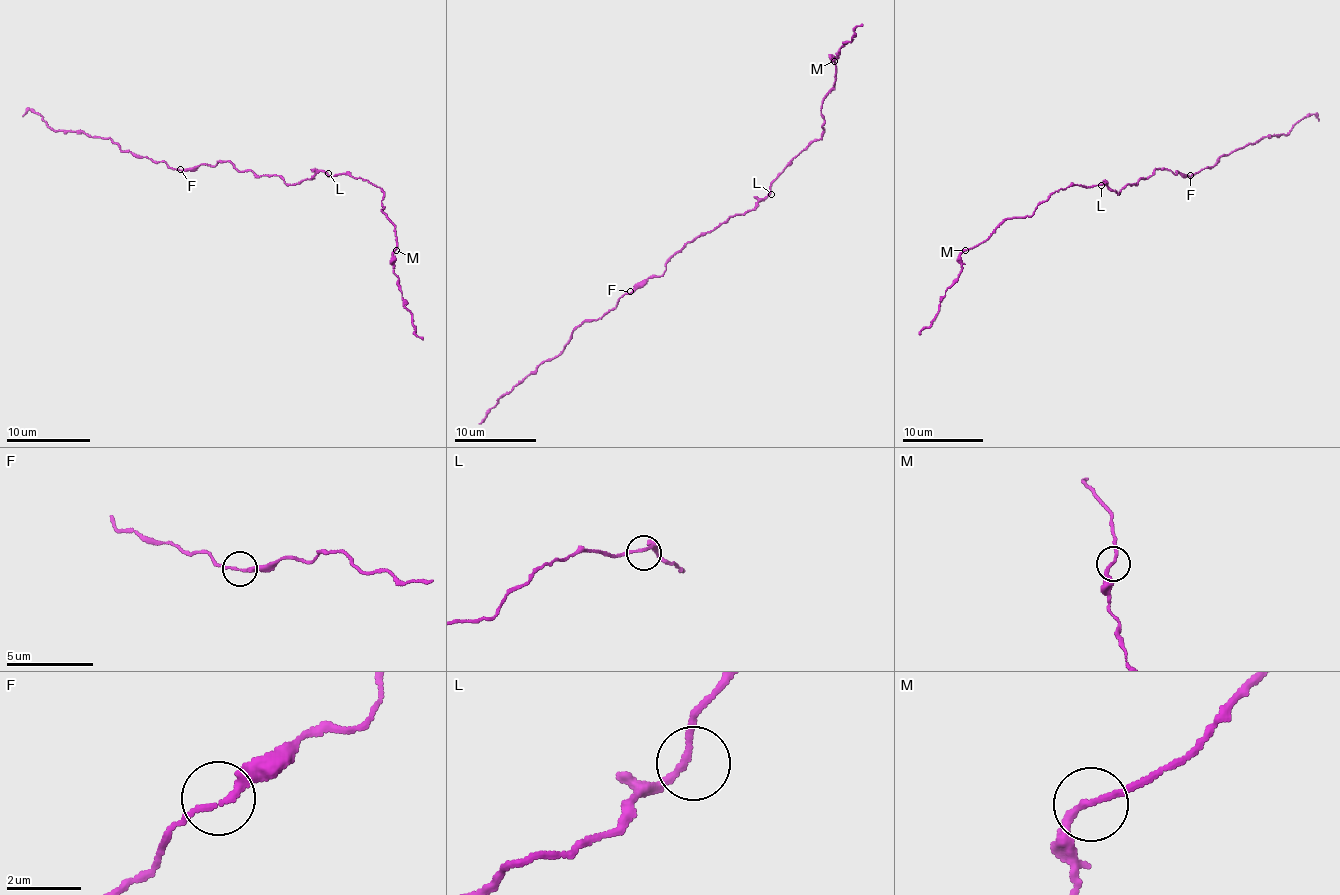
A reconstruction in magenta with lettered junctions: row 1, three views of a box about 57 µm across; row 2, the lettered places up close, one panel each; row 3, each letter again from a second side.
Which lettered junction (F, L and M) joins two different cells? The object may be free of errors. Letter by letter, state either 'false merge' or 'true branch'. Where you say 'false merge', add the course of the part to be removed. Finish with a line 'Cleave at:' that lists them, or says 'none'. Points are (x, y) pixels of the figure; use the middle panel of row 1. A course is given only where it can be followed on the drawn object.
F: true branch
L: true branch
M: false merge; course (835, 61), (833, 57), (834, 60), (841, 46), (852, 40), (854, 30), (863, 24)
Cleave at: M

